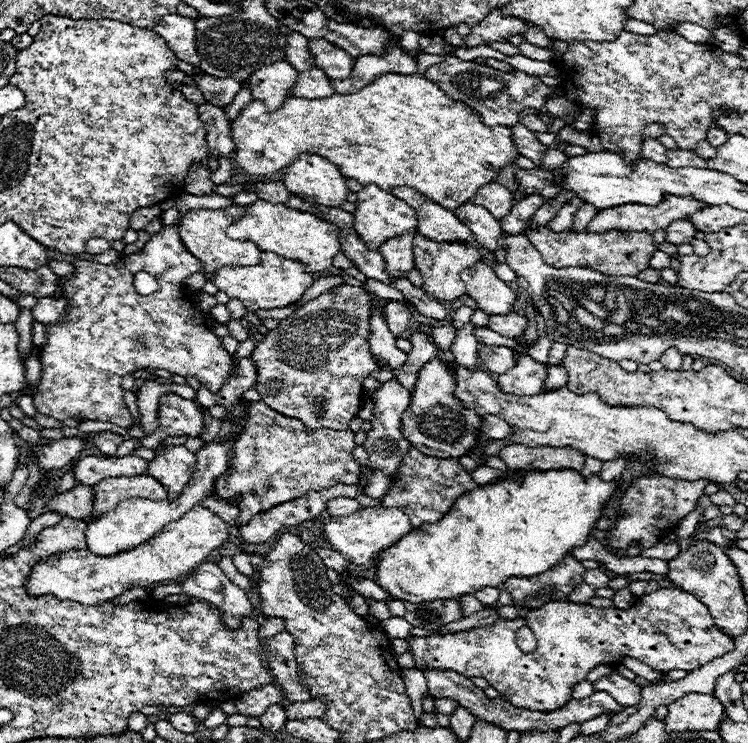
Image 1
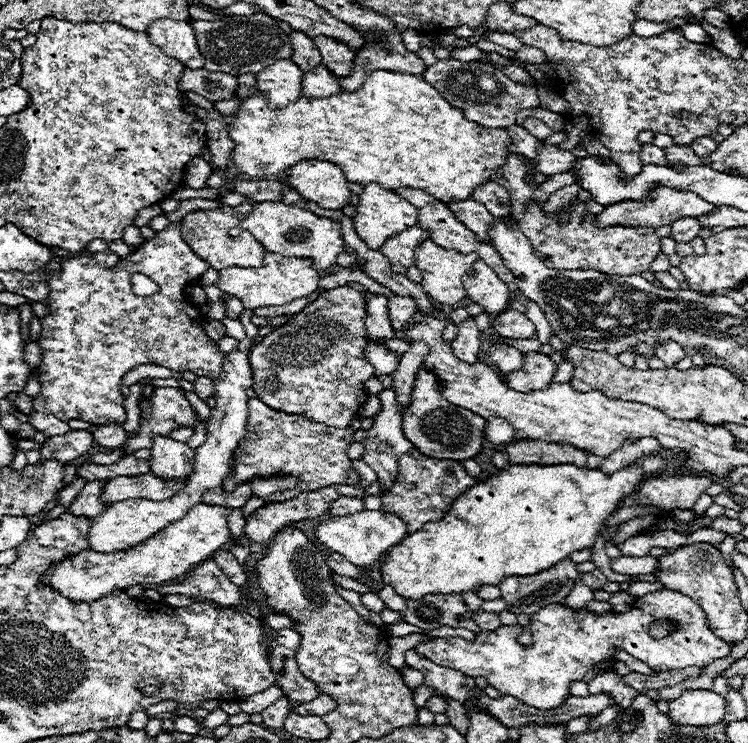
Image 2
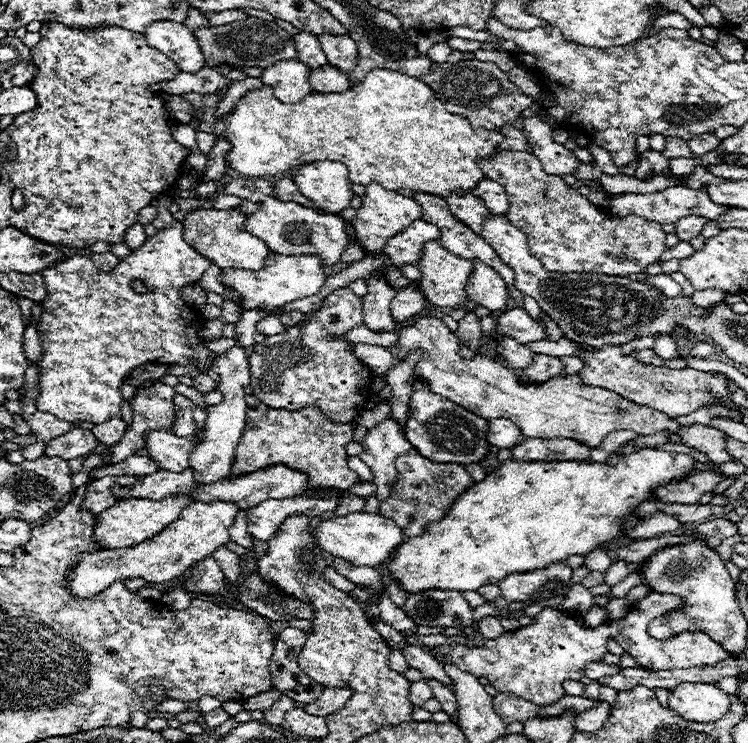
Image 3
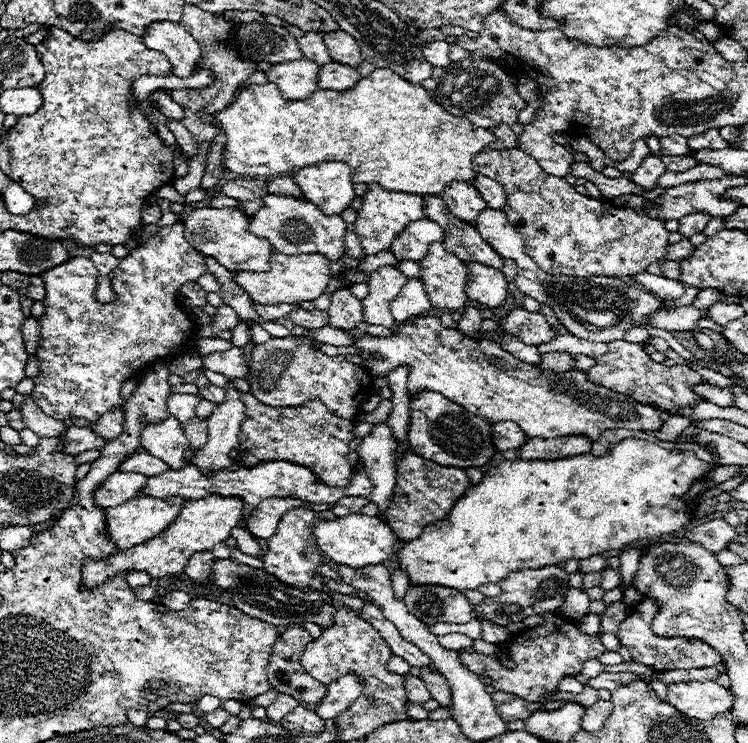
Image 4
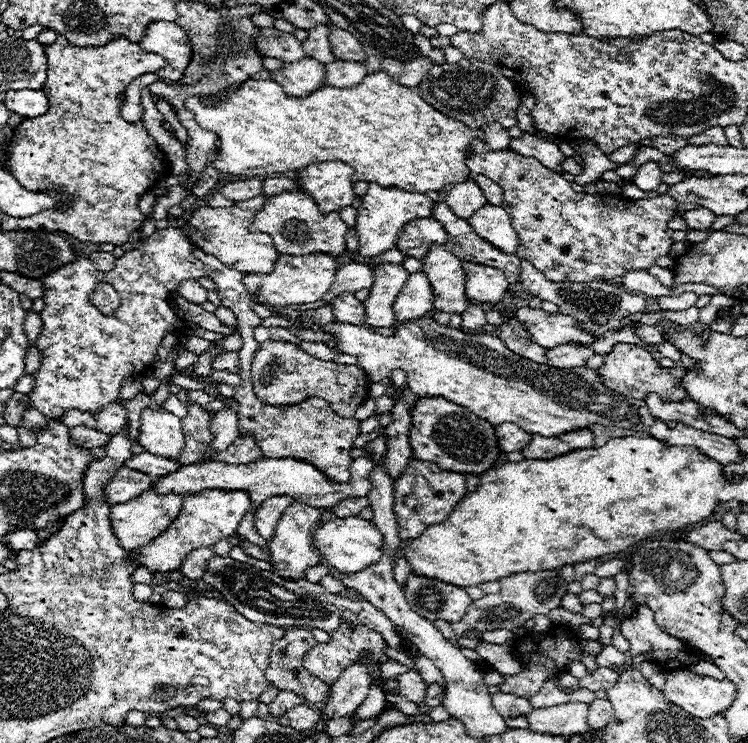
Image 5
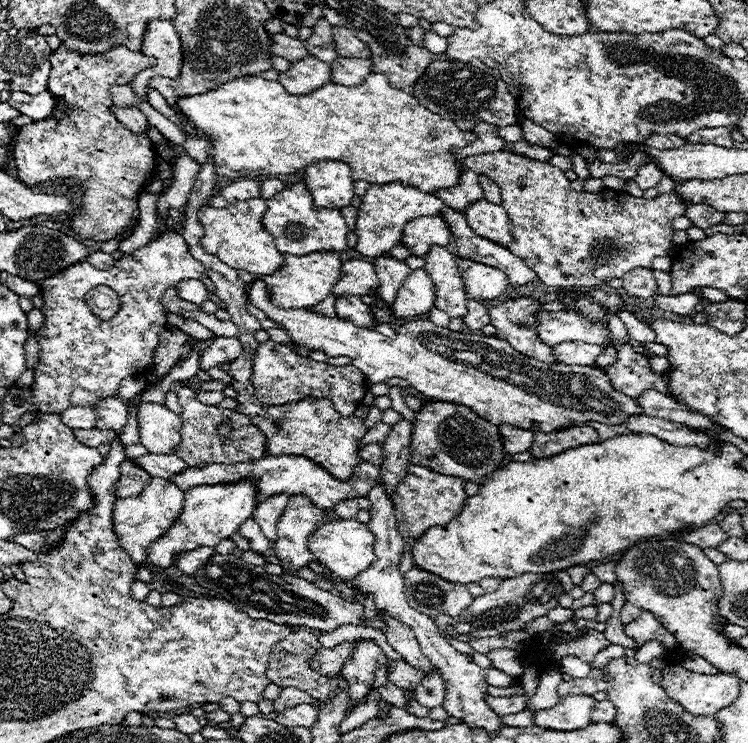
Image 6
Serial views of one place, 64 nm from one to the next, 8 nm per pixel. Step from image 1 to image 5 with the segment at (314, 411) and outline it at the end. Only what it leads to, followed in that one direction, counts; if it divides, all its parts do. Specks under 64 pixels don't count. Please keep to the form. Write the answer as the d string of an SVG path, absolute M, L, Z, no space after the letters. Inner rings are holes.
M342 292L332 300L334 320L336 322L348 322L348 324L364 324L366 312L364 304L350 292ZM268 340L260 344L252 362L252 386L260 402L270 406L292 406L300 404L306 398L318 396L330 404L330 408L342 418L354 418L358 406L368 398L370 380L358 366L322 362L302 348L290 342Z

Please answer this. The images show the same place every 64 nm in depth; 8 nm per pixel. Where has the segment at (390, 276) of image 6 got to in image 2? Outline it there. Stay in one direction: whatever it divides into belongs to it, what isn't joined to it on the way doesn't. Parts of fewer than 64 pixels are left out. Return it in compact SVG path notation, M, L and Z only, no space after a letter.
M366 294L368 310L366 310L366 332L372 344L380 346L386 340L394 338L394 330L388 318L388 298Z

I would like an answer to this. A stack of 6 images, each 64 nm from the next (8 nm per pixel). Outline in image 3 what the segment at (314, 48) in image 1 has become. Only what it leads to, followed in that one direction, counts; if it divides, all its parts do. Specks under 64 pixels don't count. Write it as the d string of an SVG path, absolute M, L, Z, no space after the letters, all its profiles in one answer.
M322 34L318 36L318 42L324 54L328 56L330 66L336 66L338 70L344 70L346 74L354 70L356 60L358 60L358 50L356 50L356 42L350 36Z

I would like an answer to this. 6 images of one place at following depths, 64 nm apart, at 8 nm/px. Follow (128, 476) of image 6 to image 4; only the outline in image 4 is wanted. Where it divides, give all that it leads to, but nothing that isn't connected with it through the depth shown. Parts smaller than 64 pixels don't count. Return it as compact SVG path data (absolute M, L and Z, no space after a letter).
M114 472L100 488L96 488L94 502L100 508L112 508L138 496L138 490L144 488L144 484L146 478L128 478L126 472Z

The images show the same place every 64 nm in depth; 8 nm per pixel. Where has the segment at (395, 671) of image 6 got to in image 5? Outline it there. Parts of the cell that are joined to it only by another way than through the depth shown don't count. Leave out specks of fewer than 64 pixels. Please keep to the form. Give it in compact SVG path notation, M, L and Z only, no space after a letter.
M408 670L406 674L400 674L398 682L400 682L400 694L404 694L410 702L416 702L416 704L426 702L426 686L416 670Z

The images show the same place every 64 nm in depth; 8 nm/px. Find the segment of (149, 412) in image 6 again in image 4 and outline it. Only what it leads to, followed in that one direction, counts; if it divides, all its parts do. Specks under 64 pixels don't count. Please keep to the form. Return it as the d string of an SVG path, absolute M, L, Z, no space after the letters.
M170 416L160 424L148 424L142 430L142 446L148 454L168 462L172 470L180 470L186 466L184 452L188 450L188 438L184 436L180 422Z

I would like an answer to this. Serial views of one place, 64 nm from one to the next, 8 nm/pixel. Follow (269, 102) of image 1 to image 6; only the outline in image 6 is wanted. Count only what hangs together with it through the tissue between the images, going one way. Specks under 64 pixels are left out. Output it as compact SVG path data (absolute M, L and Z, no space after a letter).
M308 56L292 64L286 72L280 72L278 82L288 94L308 94L330 82L330 66L314 56Z

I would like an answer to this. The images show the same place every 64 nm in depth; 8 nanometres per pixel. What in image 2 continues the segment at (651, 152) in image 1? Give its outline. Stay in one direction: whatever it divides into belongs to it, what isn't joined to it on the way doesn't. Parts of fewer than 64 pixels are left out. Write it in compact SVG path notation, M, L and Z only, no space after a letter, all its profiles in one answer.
M644 144L642 146L642 154L640 154L644 164L658 164L658 166L666 166L666 154L662 148L654 146L654 144Z

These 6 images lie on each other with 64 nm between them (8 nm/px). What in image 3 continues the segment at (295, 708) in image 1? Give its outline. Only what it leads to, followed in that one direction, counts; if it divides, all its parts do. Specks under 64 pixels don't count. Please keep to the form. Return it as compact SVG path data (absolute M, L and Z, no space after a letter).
M340 688L324 690L324 694L316 702L306 704L304 710L308 710L308 714L320 714L322 718L326 718L328 714L340 710L348 698L350 698L350 690L340 690Z

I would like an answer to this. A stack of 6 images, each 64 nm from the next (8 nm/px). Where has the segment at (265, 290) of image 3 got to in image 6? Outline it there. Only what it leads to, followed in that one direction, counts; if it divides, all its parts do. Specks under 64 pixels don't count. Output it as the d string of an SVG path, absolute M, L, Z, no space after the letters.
M314 252L308 256L284 256L284 264L272 276L262 276L260 280L266 284L268 296L280 308L304 308L316 306L322 302L330 290L334 288L336 280L340 278L340 256L338 252Z

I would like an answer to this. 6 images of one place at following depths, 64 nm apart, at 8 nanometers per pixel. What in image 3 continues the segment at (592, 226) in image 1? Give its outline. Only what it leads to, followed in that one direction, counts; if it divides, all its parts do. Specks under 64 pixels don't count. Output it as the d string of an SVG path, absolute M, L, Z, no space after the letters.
M670 186L662 192L652 192L652 194L624 194L624 196L616 196L610 200L608 204L608 214L624 218L628 214L636 214L640 218L648 218L650 222L660 222L660 224L674 224L676 220L688 216L688 214L696 214L696 216L704 216L708 220L718 218L722 212L726 212L726 206L714 204L706 190L692 190L686 186Z

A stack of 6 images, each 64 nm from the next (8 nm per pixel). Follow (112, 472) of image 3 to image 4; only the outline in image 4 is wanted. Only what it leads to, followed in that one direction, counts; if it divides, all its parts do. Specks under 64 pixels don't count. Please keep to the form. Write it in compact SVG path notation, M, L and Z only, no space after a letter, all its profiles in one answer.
M132 454L118 468L118 472L136 472L136 474L144 474L146 478L162 474L164 470L170 470L170 468L162 460L158 460L150 454Z

